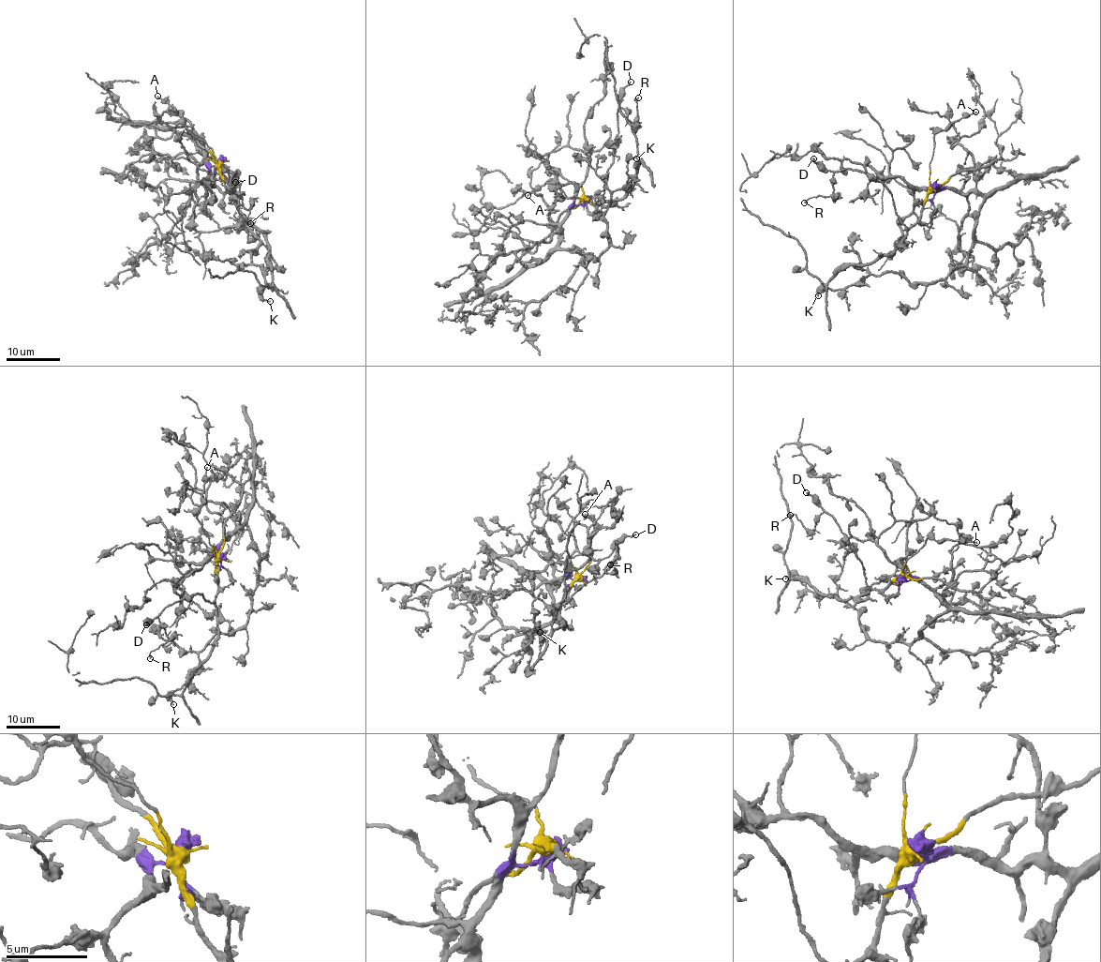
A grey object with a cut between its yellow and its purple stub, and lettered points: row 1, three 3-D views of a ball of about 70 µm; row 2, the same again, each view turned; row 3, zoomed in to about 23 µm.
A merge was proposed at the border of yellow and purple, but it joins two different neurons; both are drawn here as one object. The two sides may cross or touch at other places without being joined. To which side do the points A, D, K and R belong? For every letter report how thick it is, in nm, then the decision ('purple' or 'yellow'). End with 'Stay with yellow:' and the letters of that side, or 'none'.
A: 140 nm | yellow
D: 240 nm | yellow
K: 160 nm | purple
R: 170 nm | yellow
Stay with yellow: A, D, R

